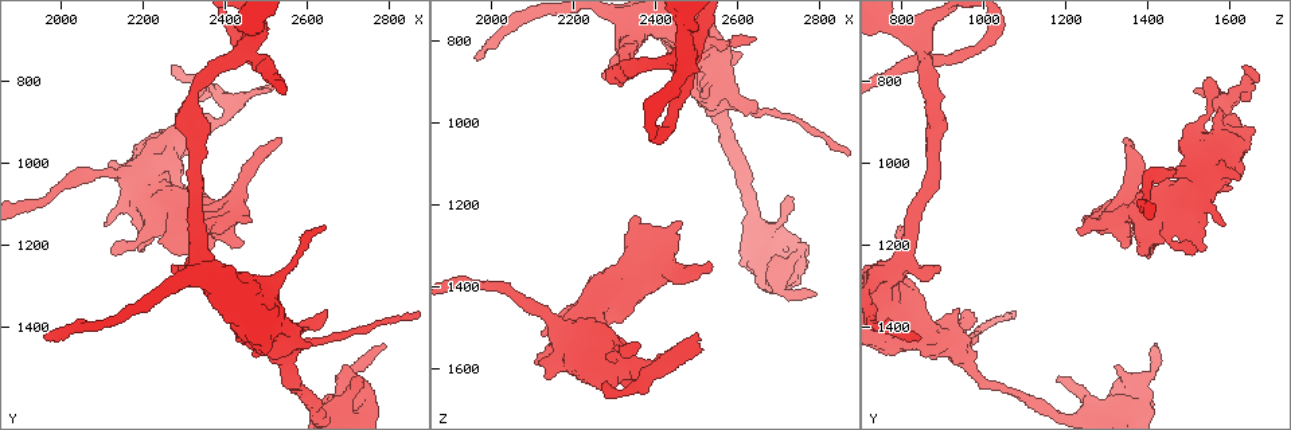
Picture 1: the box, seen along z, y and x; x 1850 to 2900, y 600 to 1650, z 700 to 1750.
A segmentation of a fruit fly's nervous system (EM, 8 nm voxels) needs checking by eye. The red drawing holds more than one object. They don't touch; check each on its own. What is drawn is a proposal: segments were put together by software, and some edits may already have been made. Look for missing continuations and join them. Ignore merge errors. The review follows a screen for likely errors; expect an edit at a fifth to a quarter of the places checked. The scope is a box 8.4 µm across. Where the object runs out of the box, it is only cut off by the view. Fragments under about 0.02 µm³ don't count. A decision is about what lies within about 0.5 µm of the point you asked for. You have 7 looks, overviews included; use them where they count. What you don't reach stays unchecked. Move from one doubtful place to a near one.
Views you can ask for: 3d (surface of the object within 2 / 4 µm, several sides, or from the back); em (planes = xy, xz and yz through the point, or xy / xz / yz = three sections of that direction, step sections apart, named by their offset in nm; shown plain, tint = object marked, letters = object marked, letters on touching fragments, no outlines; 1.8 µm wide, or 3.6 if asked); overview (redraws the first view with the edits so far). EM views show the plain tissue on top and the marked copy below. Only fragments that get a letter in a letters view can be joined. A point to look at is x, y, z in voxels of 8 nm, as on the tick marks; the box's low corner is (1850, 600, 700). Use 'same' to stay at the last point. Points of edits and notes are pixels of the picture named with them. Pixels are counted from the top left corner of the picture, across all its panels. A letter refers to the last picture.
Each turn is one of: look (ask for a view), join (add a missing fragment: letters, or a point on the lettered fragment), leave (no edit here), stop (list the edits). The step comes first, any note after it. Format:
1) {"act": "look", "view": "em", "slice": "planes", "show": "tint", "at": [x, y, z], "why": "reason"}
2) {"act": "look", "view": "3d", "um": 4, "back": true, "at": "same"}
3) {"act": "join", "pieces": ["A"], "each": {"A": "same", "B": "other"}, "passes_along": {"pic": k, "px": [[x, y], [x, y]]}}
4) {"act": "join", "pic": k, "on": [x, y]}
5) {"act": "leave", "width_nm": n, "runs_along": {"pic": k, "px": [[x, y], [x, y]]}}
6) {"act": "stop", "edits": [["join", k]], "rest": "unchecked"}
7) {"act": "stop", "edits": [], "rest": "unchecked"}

{"act": "look", "view": "3d", "um": 4, "at": [2135, 1045, 1615], "why": "free end"}

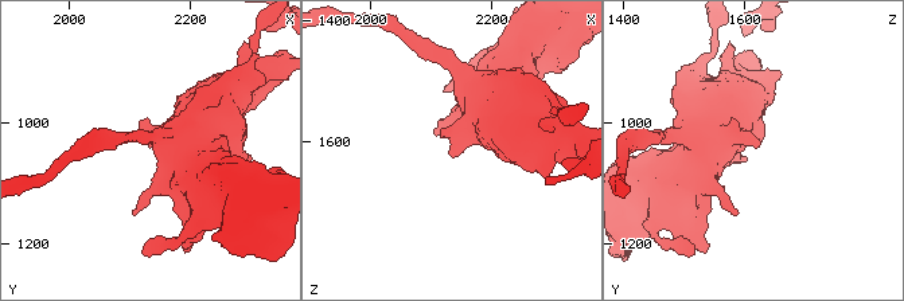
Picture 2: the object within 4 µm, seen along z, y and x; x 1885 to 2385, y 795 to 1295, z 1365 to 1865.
{"act": "look", "view": "em", "um": 3.6, "slice": "xz", "step": 4, "show": "letters", "at": [2135, 1045, 1625], "why": "now the EM"}

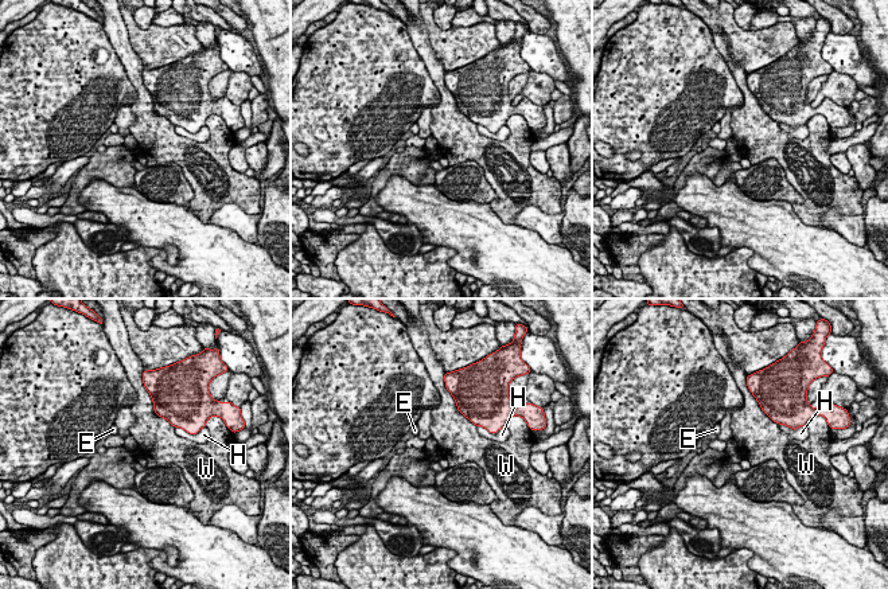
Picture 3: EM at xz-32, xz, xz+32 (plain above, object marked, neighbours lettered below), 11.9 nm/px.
{"act": "leave", "each": {"E": "other", "H": "other", "W": "other"}, "border": {"pic": 3, "px": [[152, 405], [159, 416], [175, 426]]}, "found": "no lettered fragment goes on from it"}

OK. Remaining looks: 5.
{"act": "look", "view": "3d", "um": 2, "at": [2505, 1355, 935], "why": "free end"}

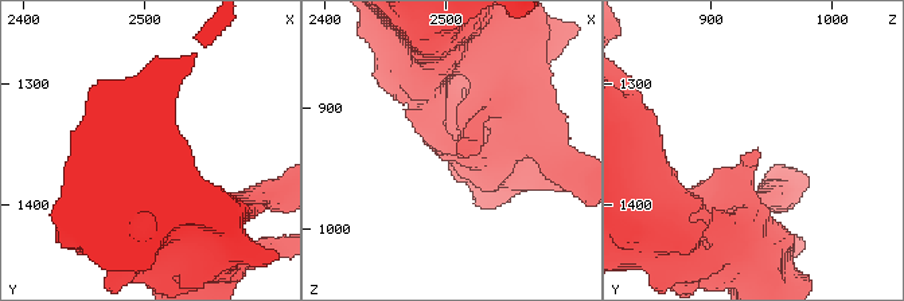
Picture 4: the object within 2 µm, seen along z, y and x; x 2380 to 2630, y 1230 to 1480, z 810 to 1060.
{"act": "look", "view": "em", "slice": "xy", "step": 8, "show": "tint", "at": [2504, 1358, 936], "arm_widths_nm": [240, 380]}

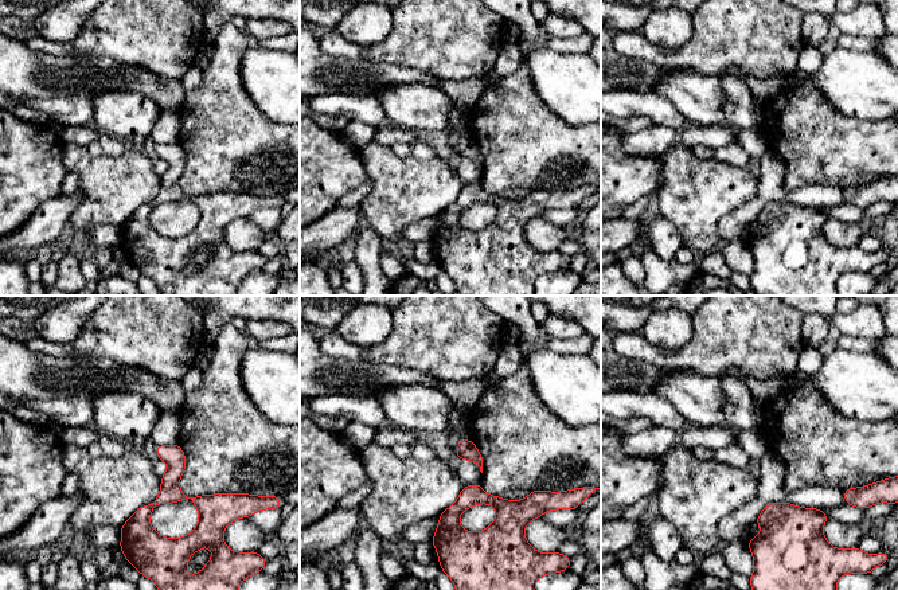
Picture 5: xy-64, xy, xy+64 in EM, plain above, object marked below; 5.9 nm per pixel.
{"act": "look", "view": "em", "slice": "planes", "show": "letters", "at": "same"}

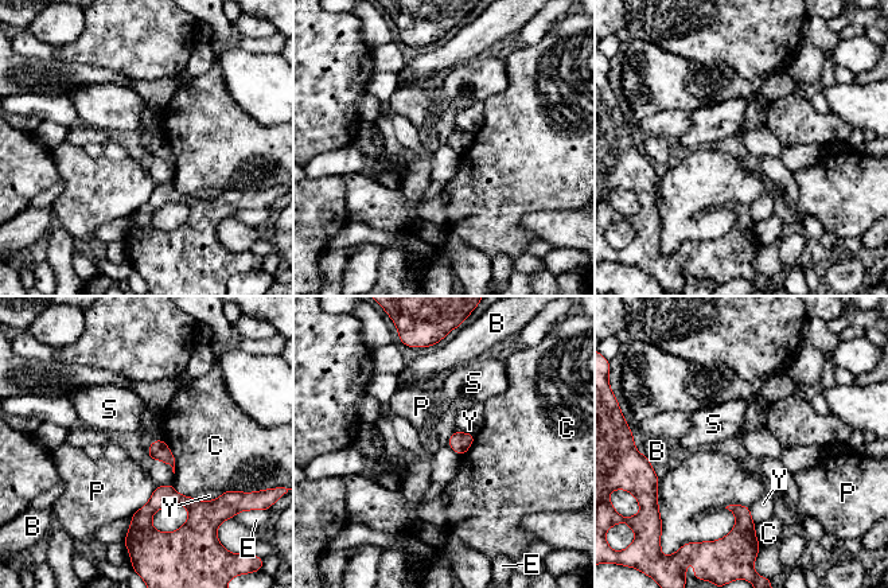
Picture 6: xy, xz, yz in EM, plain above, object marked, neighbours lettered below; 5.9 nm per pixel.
{"act": "leave", "each": {"B": "other", "C": "other", "E": "other", "P": "other", "S": "other", "Y": "other"}, "border": {"pic": 6, "px": [[224, 493], [210, 501], [190, 497]]}, "found": "no lettered fragment goes on from it"}

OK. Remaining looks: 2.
{"act": "stop", "edits": [], "rest": "unchecked"}

